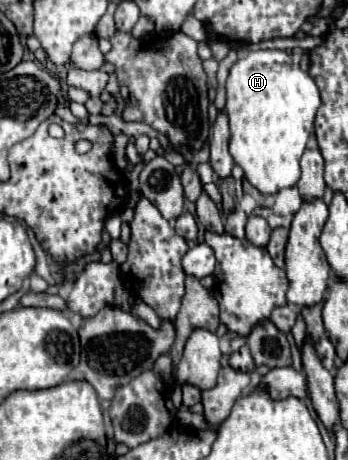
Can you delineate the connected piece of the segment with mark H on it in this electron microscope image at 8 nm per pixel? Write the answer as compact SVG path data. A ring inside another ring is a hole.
M250 50L230 68L226 80L226 114L230 120L230 154L244 170L246 180L262 194L276 194L282 188L296 186L300 178L300 156L306 150L314 116L320 108L320 90L316 82L284 50Z

